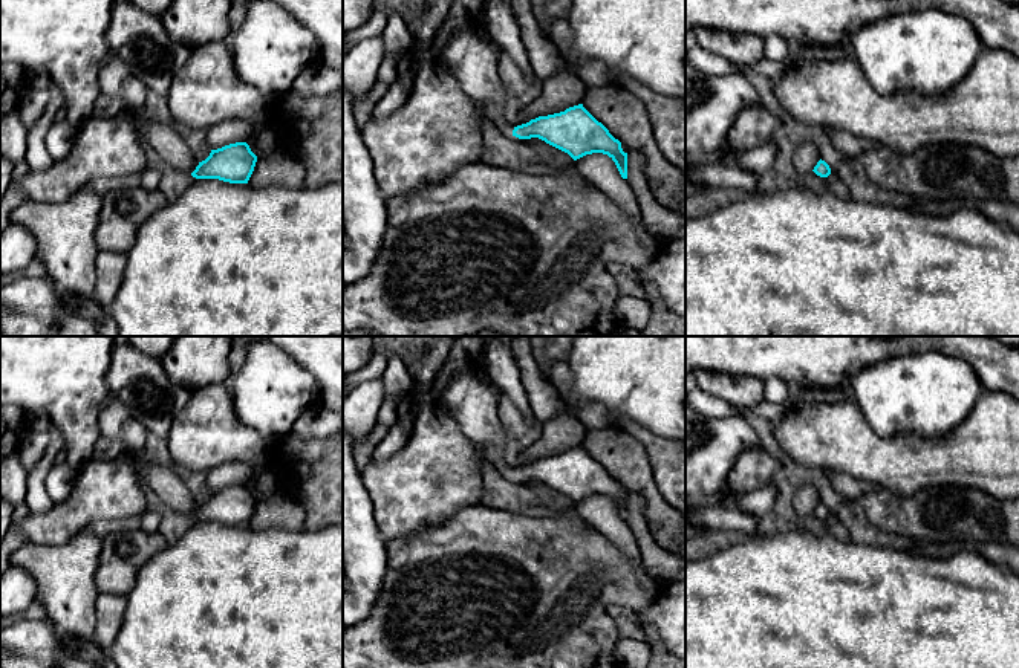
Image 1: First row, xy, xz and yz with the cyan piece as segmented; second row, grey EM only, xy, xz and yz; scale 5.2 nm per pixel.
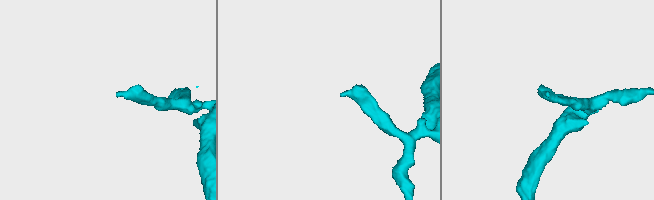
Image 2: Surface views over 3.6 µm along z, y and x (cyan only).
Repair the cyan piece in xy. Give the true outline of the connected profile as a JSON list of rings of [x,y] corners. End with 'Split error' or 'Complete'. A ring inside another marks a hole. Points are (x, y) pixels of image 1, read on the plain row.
[[[236,485],[217,492],[211,492],[210,498],[199,504],[191,515],[196,521],[219,521],[230,526],[248,526],[257,498],[246,485]]]. Complete

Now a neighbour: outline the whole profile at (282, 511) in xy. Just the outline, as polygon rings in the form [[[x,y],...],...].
[[[278,492],[268,498],[257,500],[254,514],[248,523],[254,530],[272,527],[286,530],[303,530],[306,512],[291,492]]]

